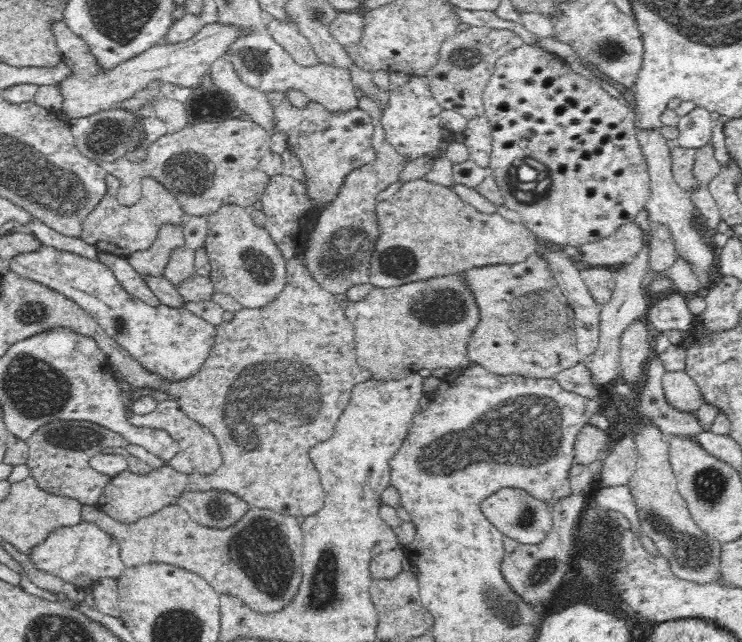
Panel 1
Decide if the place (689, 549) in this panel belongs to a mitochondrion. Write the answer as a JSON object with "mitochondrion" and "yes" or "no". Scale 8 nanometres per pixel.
{"mitochondrion":"yes"}

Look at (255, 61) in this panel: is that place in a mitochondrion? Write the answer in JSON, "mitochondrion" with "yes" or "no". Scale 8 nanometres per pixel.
{"mitochondrion":"yes"}

